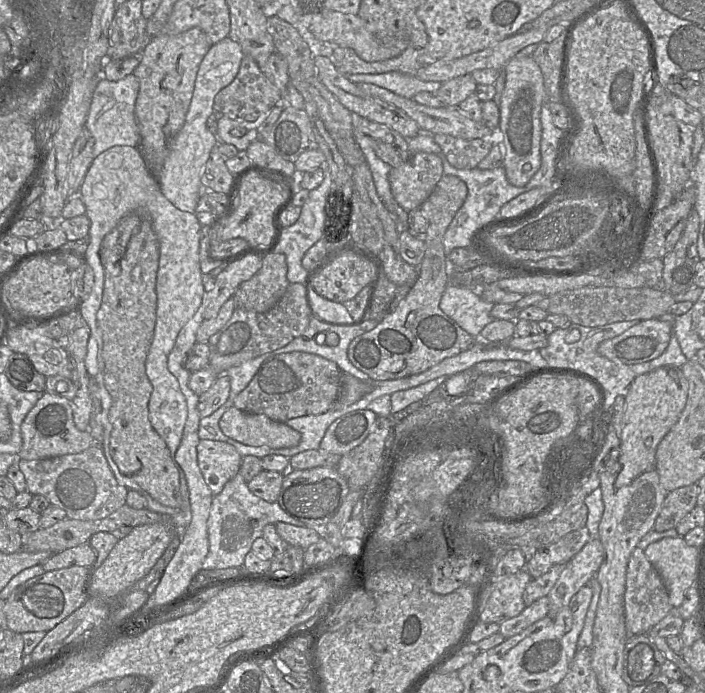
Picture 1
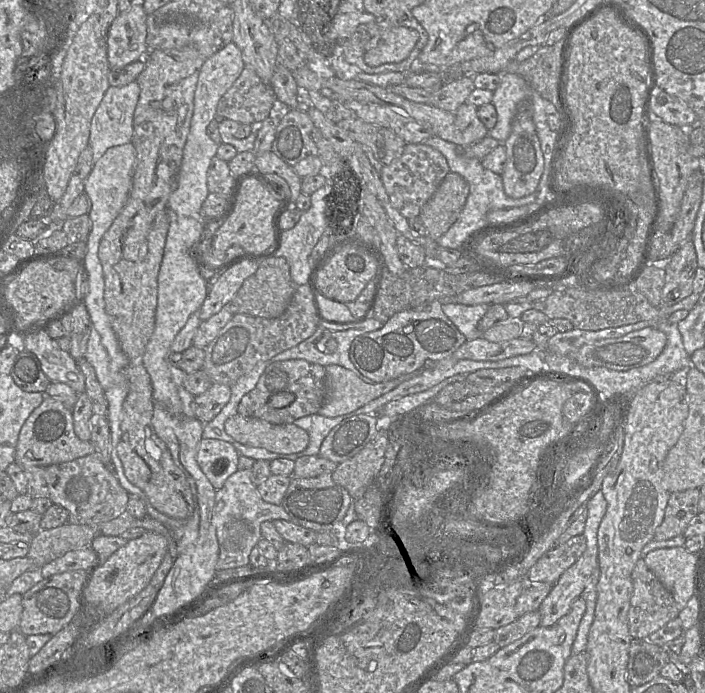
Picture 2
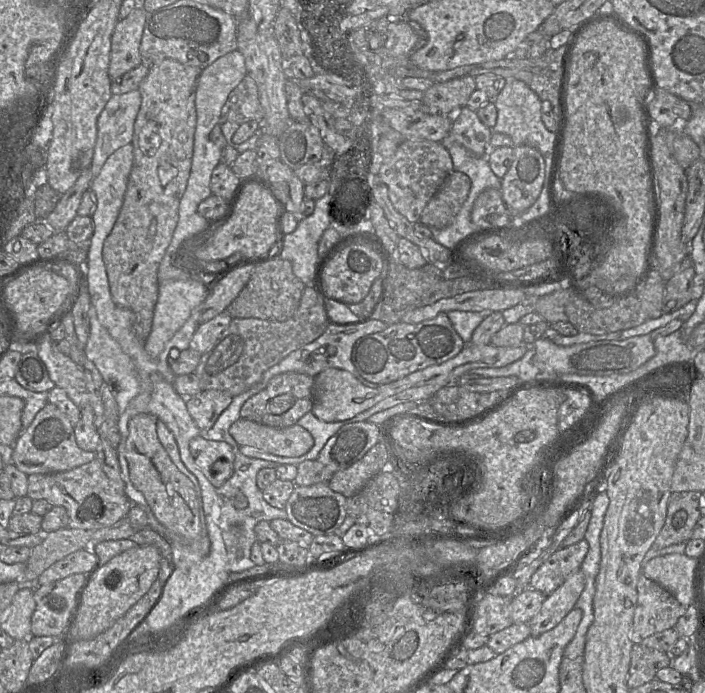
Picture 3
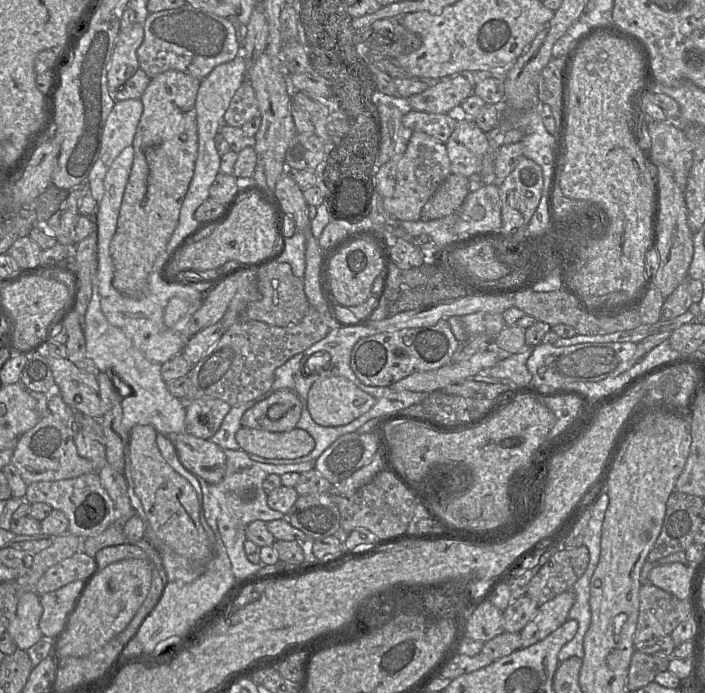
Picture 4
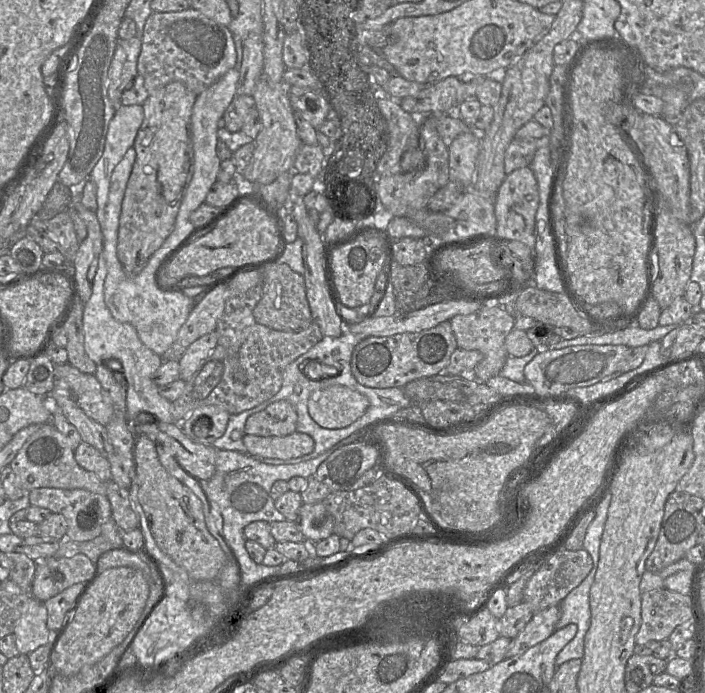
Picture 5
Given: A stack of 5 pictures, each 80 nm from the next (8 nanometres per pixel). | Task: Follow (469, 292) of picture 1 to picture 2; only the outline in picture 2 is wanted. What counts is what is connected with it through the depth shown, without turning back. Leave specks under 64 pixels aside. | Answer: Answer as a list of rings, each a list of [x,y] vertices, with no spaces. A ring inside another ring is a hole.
[[[450,303],[442,305],[443,313],[465,336],[466,340],[473,340],[481,337],[477,328],[478,322],[486,314],[490,305],[463,305]]]

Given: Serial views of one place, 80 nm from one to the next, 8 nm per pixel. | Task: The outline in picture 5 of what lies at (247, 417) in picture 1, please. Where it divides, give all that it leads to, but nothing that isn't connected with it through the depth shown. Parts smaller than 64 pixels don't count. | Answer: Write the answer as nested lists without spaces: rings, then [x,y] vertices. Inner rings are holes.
[[[295,431],[282,437],[261,437],[245,434],[242,441],[248,455],[258,458],[288,460],[313,452],[315,442],[308,434]]]

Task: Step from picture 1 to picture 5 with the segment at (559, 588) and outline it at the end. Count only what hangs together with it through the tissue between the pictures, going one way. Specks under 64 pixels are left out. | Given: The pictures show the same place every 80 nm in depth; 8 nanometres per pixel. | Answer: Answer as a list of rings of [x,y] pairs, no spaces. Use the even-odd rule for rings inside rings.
[[[559,605],[535,612],[524,629],[511,640],[505,659],[520,656],[528,649],[549,638],[556,631],[555,625],[559,618]]]

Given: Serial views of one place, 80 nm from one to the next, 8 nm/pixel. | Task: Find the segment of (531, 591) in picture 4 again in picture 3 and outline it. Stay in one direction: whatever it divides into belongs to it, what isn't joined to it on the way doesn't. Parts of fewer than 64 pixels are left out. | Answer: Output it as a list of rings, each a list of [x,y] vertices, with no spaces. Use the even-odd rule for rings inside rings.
[[[586,539],[558,549],[532,575],[529,587],[550,595],[572,574],[580,570],[588,550],[589,544]]]

